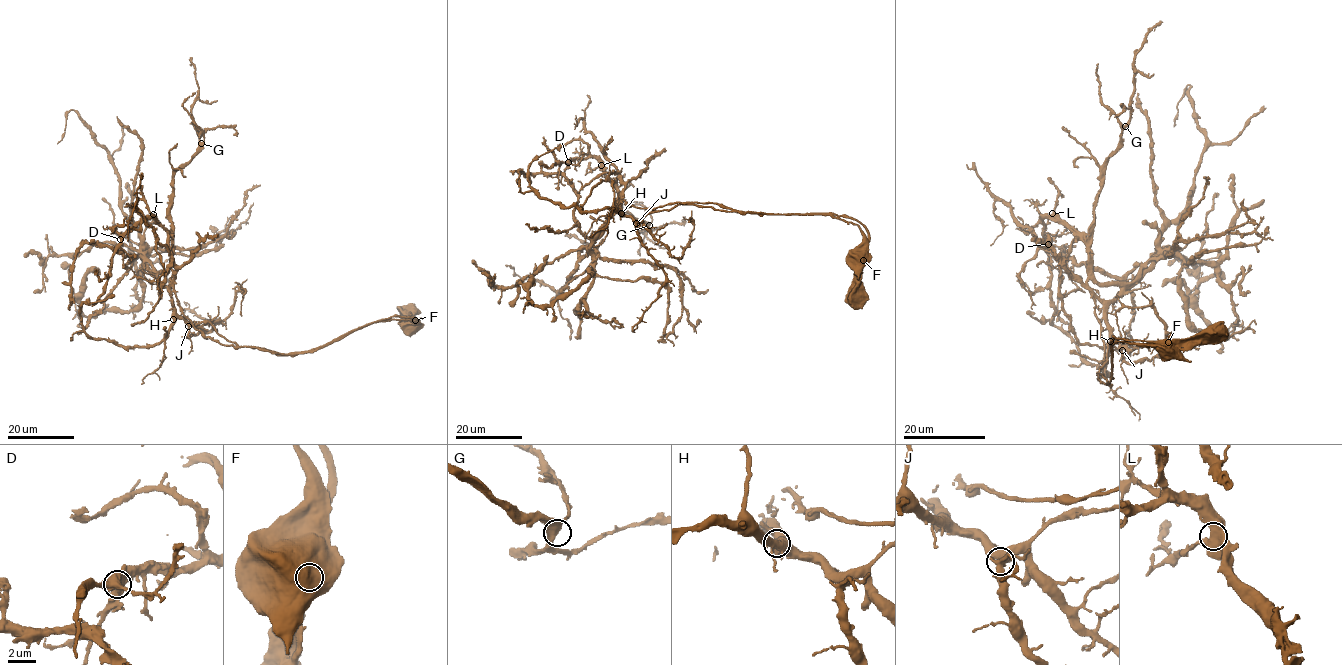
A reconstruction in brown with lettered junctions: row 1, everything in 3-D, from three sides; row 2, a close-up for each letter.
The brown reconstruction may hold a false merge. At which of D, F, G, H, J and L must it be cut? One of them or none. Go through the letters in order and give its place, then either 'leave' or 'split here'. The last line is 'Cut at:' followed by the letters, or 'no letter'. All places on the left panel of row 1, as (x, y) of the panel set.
D: at (120, 239); leave
F: at (415, 320); split here
G: at (201, 143); leave
H: at (173, 319); leave
J: at (188, 326); leave
L: at (153, 214); leave
Cut at: F

